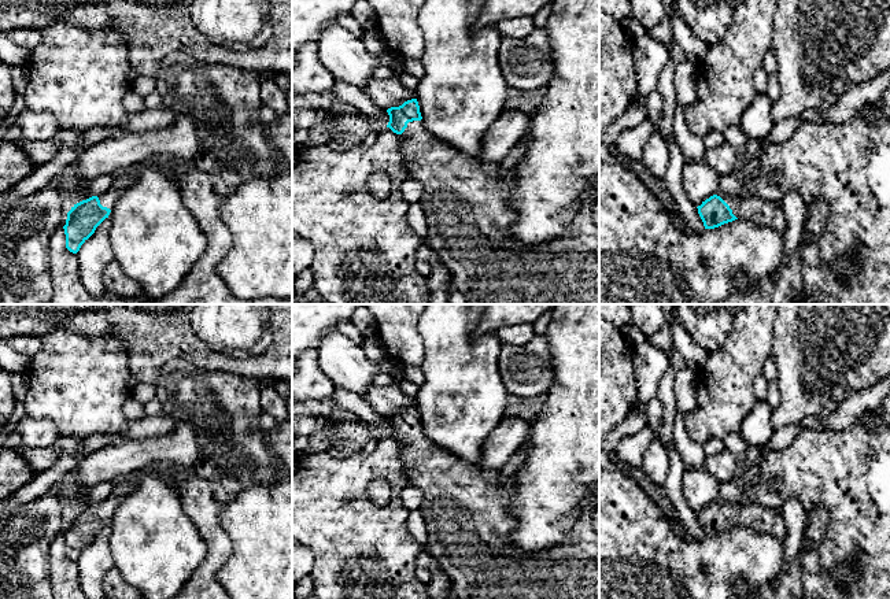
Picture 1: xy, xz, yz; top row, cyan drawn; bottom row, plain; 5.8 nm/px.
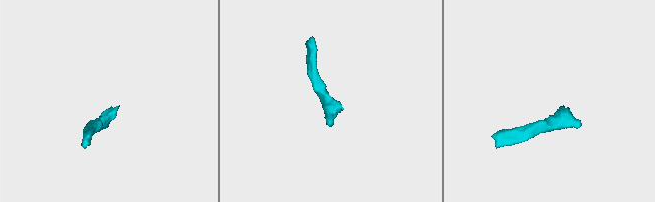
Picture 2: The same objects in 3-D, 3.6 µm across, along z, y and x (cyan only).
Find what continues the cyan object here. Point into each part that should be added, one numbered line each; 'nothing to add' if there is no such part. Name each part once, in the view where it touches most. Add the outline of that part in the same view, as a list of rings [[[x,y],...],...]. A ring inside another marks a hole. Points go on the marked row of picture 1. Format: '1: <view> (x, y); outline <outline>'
1: yz (757, 211); outline [[[720,191],[714,195],[720,196],[730,206],[738,219],[782,234],[784,233],[787,221],[780,204],[756,196],[725,195]]]

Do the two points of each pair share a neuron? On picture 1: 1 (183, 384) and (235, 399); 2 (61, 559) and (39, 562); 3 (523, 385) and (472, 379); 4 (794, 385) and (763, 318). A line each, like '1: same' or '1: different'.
1: same
2: different
3: different
4: different

